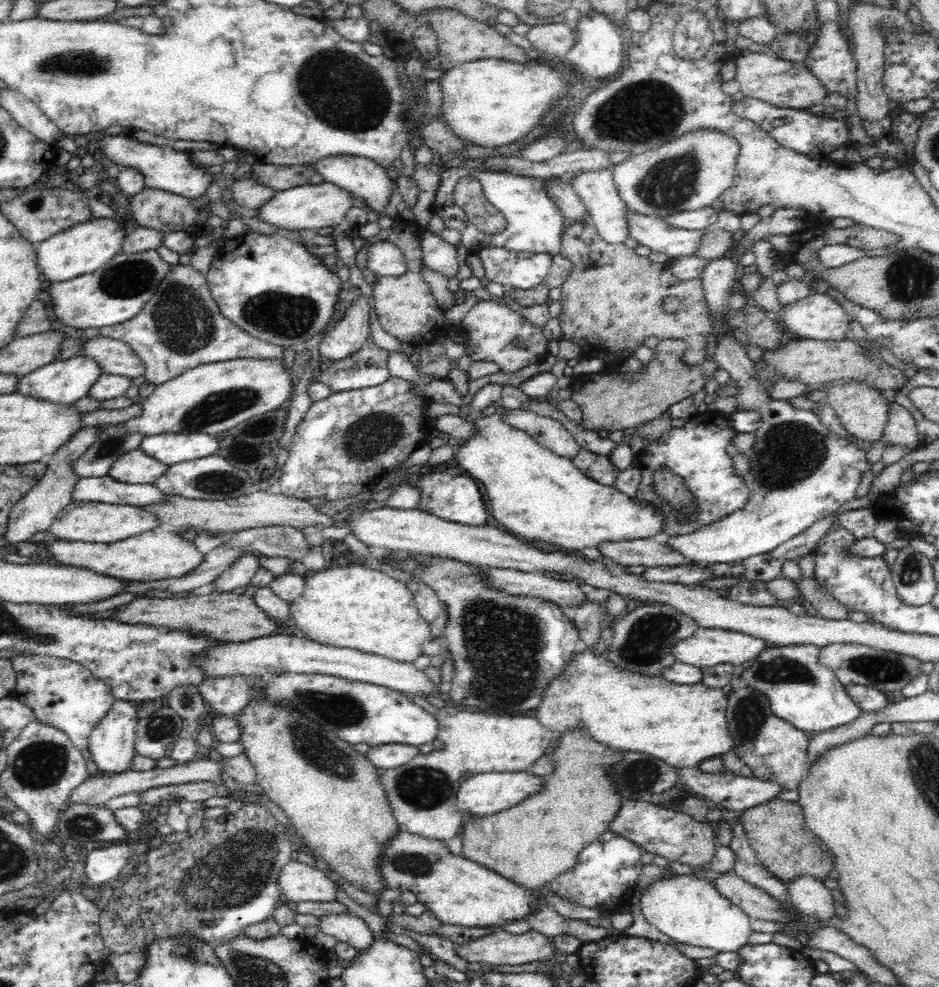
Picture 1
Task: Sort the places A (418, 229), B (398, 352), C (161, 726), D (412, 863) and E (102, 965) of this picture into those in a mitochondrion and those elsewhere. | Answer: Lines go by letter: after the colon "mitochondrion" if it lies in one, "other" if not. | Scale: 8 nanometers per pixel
A: other
B: other
C: mitochondrion
D: mitochondrion
E: other

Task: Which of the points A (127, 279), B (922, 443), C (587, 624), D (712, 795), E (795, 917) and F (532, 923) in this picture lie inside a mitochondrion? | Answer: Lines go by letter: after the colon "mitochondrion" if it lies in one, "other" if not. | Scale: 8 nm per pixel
A: mitochondrion
B: other
C: mitochondrion
D: other
E: other
F: other

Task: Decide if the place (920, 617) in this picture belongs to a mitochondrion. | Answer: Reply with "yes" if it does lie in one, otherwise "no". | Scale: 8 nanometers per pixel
no

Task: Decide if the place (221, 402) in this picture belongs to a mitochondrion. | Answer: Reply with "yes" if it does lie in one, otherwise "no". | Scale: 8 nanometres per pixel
yes

